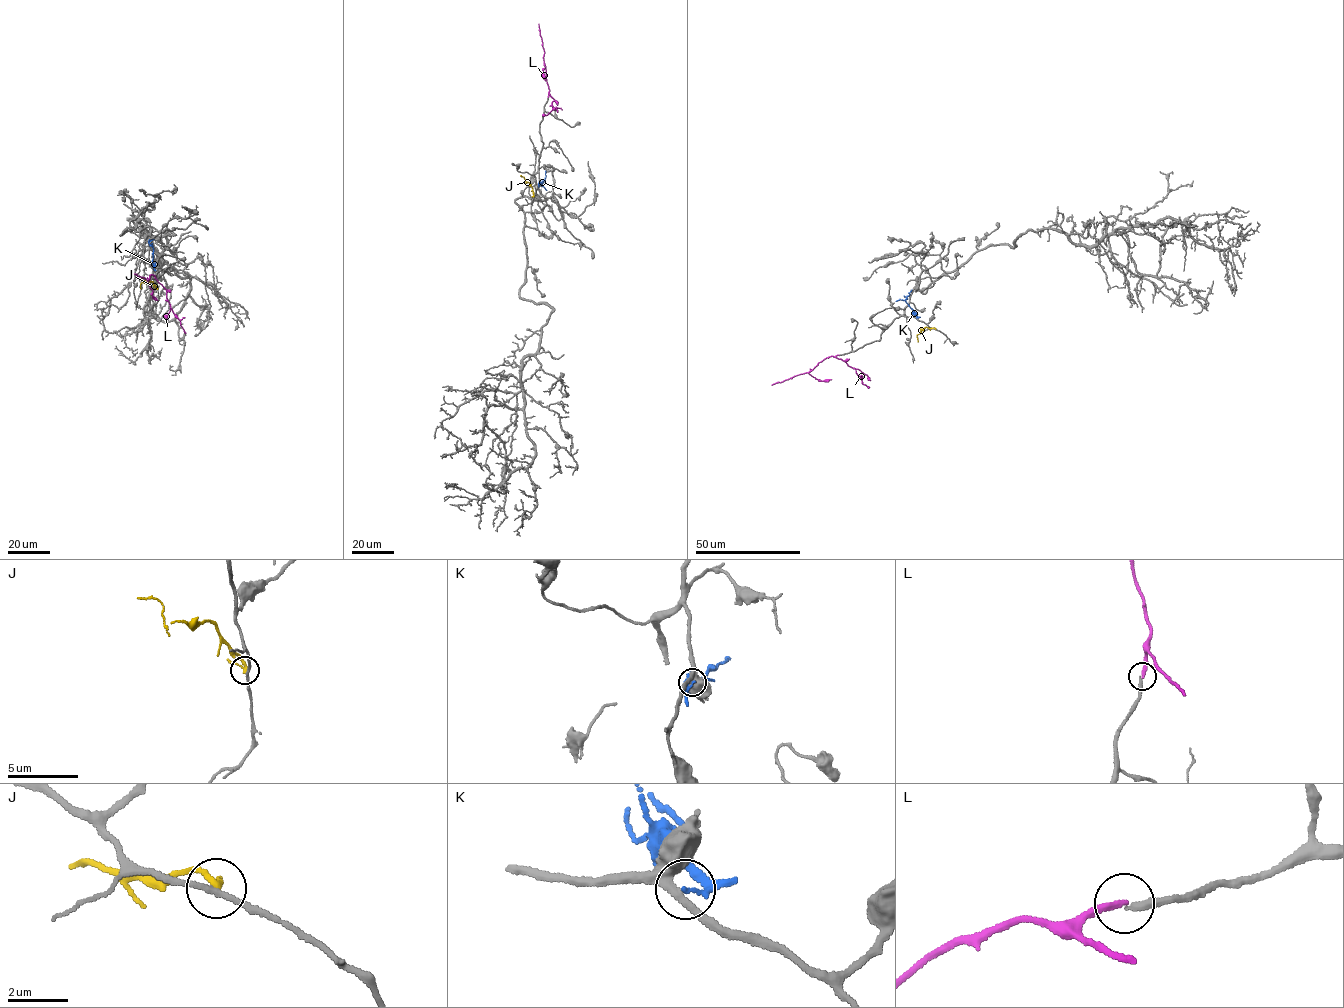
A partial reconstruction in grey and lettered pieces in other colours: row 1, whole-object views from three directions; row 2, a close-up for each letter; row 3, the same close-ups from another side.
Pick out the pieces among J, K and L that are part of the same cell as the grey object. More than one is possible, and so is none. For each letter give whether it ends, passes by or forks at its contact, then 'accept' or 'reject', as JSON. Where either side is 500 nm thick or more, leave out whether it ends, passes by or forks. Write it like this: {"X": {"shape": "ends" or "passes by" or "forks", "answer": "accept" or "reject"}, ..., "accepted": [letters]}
{"J": {"shape": "passes by", "answer": "reject"}, "K": {"shape": "ends", "answer": "reject"}, "L": {"shape": "ends", "answer": "accept"}, "accepted": ["L"]}

